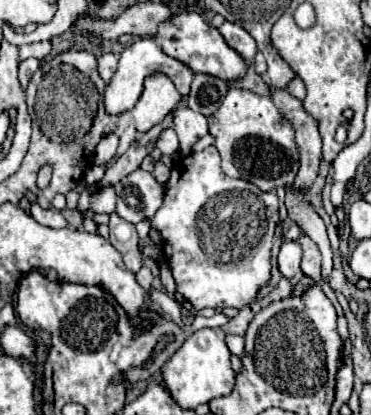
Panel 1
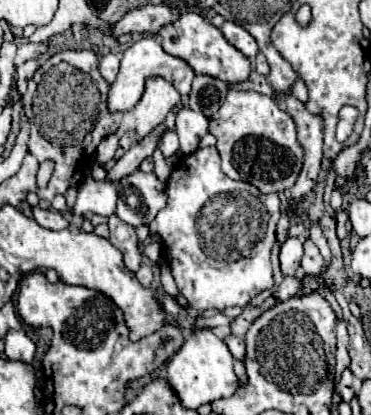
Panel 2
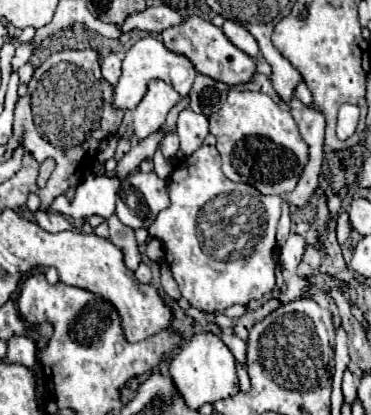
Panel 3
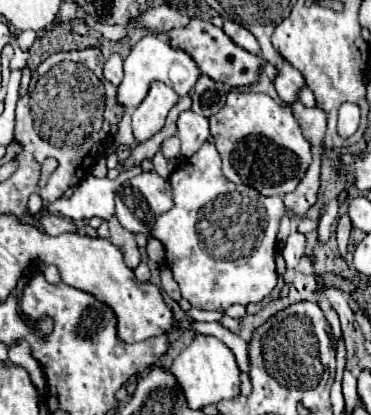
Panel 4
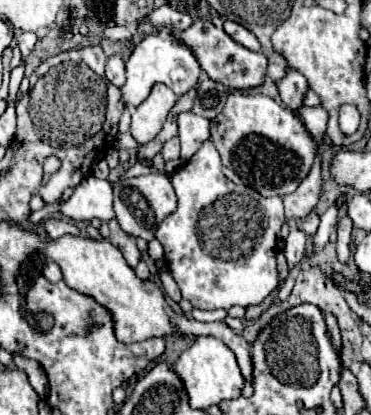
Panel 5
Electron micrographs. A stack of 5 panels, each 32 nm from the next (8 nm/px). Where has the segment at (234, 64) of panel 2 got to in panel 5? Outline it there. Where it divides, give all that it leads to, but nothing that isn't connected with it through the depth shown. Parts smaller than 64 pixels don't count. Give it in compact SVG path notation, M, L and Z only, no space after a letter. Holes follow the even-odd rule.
M196 20L188 30L174 32L176 38L190 46L194 56L198 58L202 70L216 82L222 82L226 88L234 90L250 90L264 84L268 60L262 52L252 52L240 44L236 44L222 28L216 28L210 20Z

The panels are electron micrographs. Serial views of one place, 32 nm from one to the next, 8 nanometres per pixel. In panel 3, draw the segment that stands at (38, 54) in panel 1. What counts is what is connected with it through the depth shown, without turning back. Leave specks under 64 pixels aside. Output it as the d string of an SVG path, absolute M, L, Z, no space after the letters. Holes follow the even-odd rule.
M28 44L28 46L16 46L16 56L14 56L14 60L12 60L12 68L14 70L18 70L20 66L24 66L28 60L30 60L30 56L32 56L32 44Z

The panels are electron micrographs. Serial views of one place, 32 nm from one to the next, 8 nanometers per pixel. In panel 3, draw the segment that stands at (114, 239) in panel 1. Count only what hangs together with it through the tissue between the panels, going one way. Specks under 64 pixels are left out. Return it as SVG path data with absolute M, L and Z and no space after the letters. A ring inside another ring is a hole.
M116 216L108 218L108 226L110 226L110 242L122 250L126 266L130 270L136 270L140 264L140 252L138 252L138 244L134 238L134 230L120 224L120 220Z

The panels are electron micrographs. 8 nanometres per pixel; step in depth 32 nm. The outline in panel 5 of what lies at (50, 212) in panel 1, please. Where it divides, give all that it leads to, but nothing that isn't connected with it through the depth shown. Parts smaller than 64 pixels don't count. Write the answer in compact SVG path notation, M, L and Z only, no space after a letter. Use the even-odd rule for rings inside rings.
M50 218L50 220L46 220L44 228L46 228L46 232L48 232L48 236L50 236L52 240L58 240L58 238L64 236L64 234L70 234L70 236L82 236L80 228L78 228L74 222L66 222L66 220Z

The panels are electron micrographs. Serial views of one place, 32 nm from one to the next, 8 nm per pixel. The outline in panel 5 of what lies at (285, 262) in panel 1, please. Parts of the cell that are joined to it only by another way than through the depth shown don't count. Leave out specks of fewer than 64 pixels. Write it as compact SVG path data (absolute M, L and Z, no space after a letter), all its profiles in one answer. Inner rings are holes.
M292 228L288 238L286 238L286 246L284 246L284 254L286 254L286 260L288 260L288 266L296 266L302 258L304 258L304 252L306 252L306 234L300 230L300 228Z

